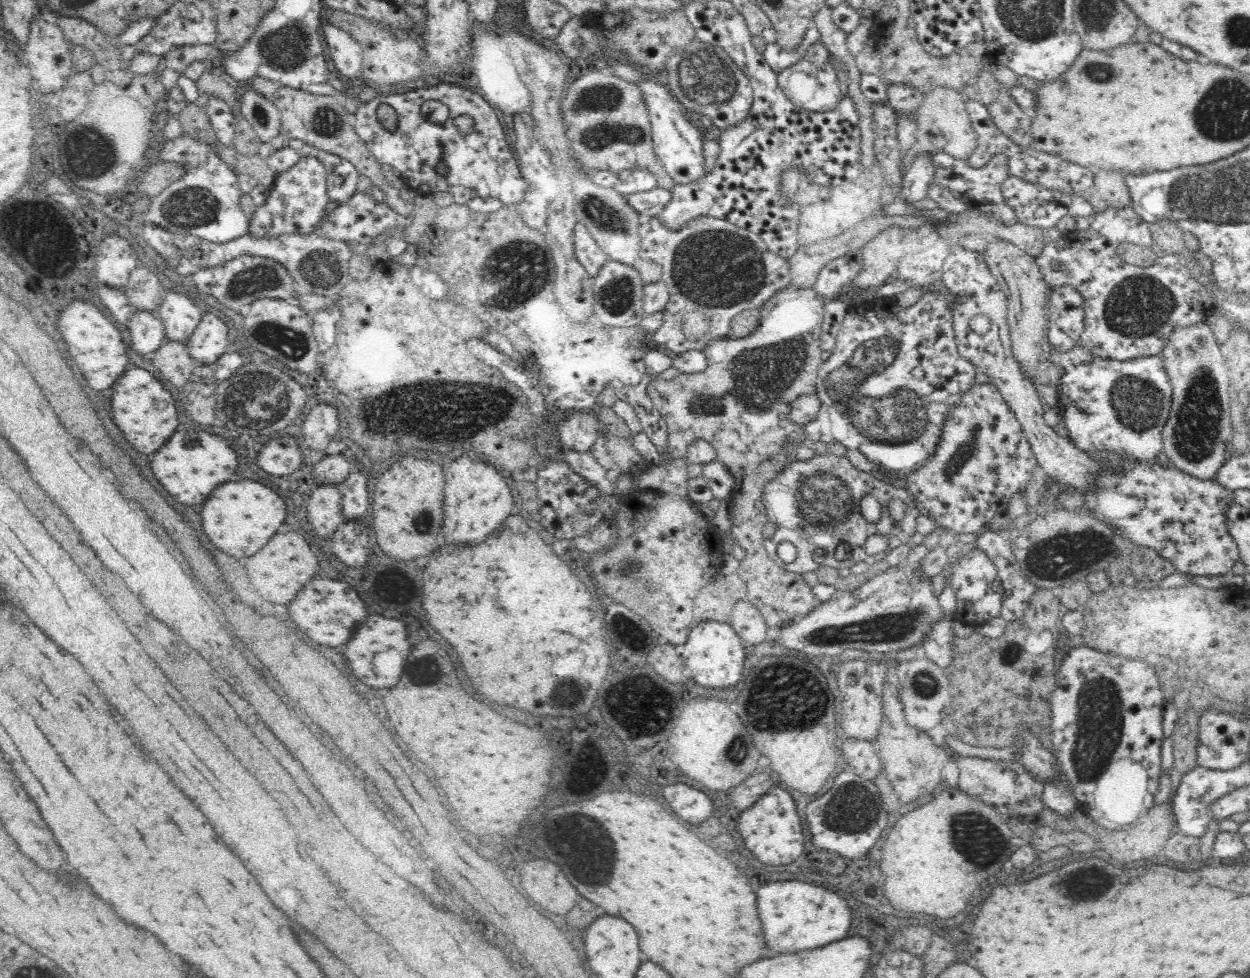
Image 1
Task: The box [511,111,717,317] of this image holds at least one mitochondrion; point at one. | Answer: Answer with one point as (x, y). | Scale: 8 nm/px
(598, 138)

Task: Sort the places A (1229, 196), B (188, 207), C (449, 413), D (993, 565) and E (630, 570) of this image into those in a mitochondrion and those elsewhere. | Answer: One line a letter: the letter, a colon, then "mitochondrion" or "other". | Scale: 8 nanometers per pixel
A: mitochondrion
B: mitochondrion
C: mitochondrion
D: other
E: mitochondrion

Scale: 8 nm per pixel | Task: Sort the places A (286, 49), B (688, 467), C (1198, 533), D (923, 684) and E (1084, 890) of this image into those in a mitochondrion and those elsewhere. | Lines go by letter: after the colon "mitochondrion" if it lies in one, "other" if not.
A: mitochondrion
B: other
C: other
D: mitochondrion
E: mitochondrion

